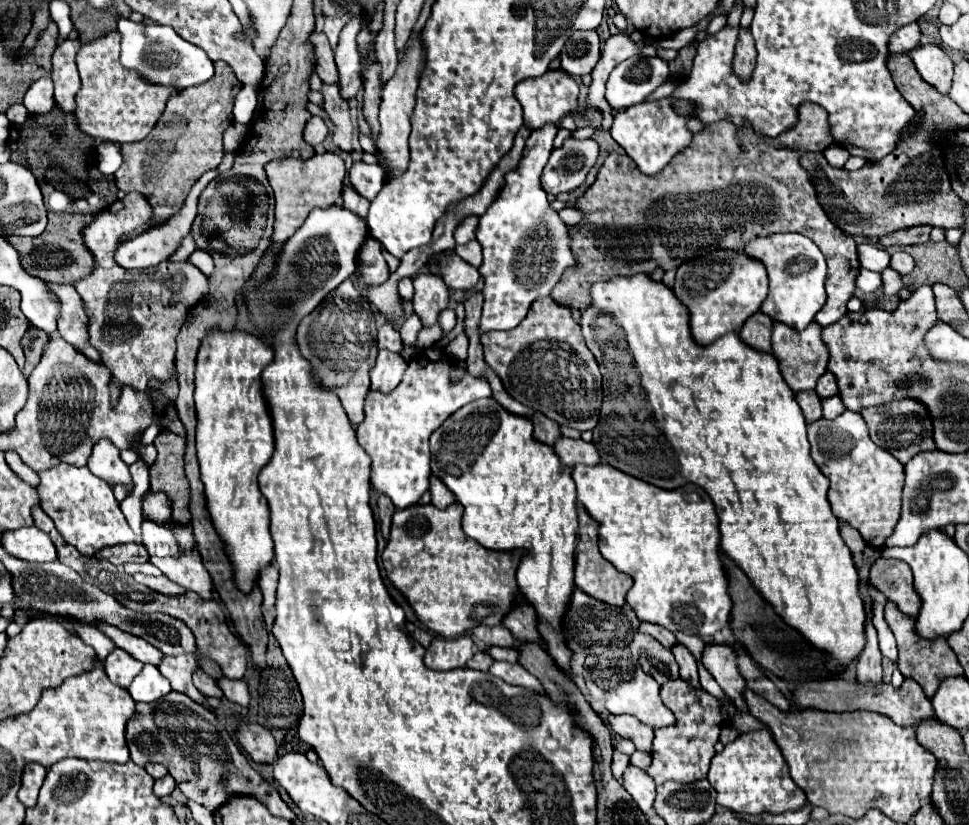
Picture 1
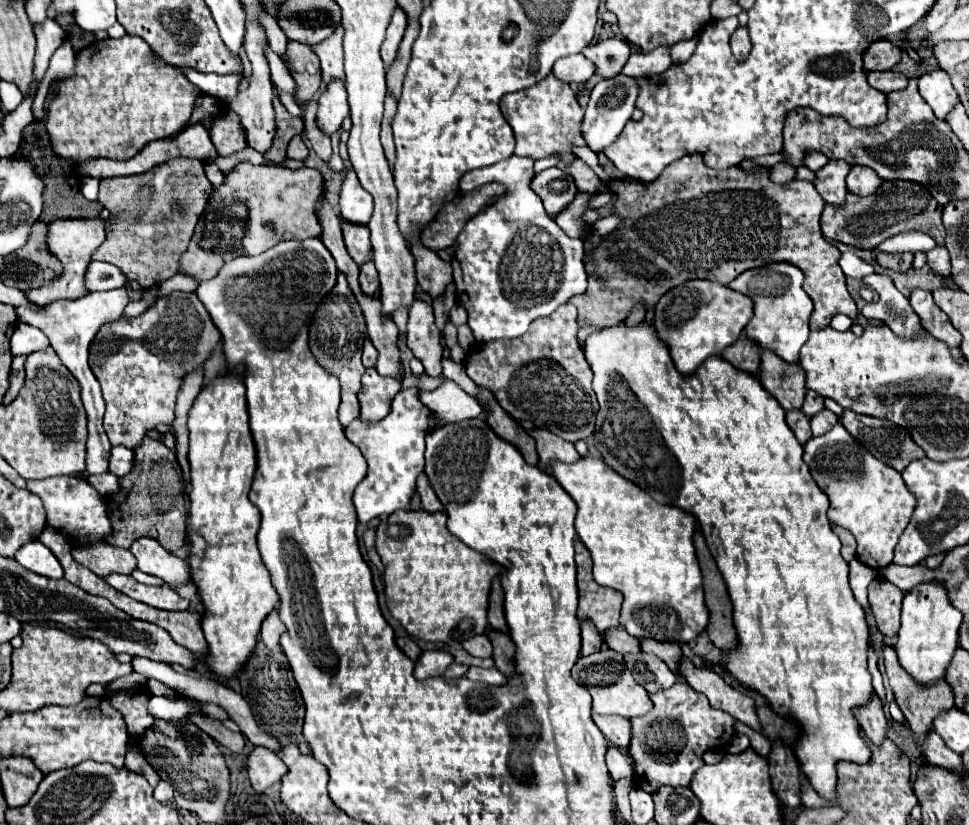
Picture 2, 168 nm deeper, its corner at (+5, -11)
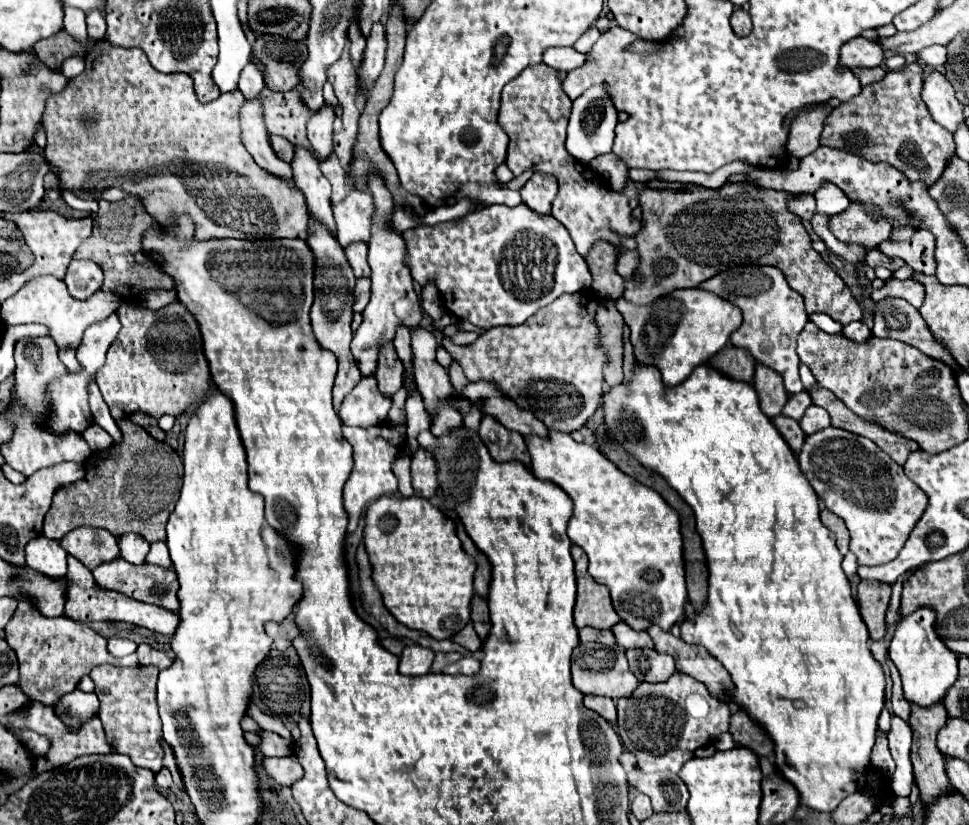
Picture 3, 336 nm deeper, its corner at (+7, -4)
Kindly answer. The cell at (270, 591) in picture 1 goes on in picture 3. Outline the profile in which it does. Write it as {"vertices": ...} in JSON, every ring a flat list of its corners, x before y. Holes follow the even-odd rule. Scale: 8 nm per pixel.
{"vertices":[[289,616,285,624,267,624,267,634,273,638,273,644,277,650,287,650,291,646,291,640,299,636,299,626,295,624,295,618]]}

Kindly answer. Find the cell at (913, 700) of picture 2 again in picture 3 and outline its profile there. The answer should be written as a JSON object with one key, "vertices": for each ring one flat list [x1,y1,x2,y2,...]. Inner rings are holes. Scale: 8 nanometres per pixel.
{"vertices":[[943,702,935,704,935,706,929,706,929,708,921,708,921,706,915,706,911,704,911,730,913,730,913,746,911,746,911,762,913,762,913,772,915,772,915,782,919,786,919,792,921,792,921,802,923,806,931,806,935,802,935,798,939,796,945,796,949,794,953,788,951,788,951,782,947,778,947,772,945,772,945,760,943,756,939,754,937,750,937,732,943,728,943,724,947,722,947,712,945,712,945,706]]}

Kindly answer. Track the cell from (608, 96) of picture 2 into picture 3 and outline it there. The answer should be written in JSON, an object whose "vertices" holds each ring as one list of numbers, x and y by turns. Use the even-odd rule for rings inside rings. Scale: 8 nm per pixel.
{"vertices":[[591,86,583,96,579,96,573,102,569,128,567,128,567,140,565,140,567,152,581,164,589,164,593,158,601,154,609,154,613,148,613,138,615,138,615,124,617,124,617,110,613,108,605,88]]}

